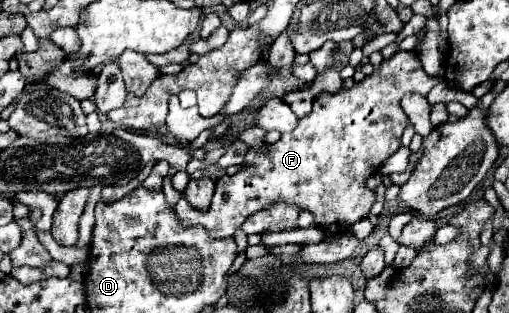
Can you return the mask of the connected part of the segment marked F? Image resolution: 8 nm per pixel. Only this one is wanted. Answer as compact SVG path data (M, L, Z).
M396 52L390 60L384 60L374 74L366 76L362 82L352 88L340 88L334 94L322 92L314 98L312 112L298 120L298 126L292 132L280 136L278 142L268 144L262 150L248 148L244 168L234 176L222 176L216 182L216 192L208 210L194 210L183 196L180 197L175 210L181 220L202 224L210 230L212 236L232 236L234 230L254 212L268 208L270 204L282 200L300 206L302 210L310 210L314 214L314 222L318 228L330 234L346 232L354 222L366 218L370 214L372 204L376 202L376 194L366 188L368 176L376 174L382 162L400 148L400 136L408 126L408 116L400 106L400 98L404 94L419 93L427 95L441 78L432 78L422 70L422 64L416 52Z

